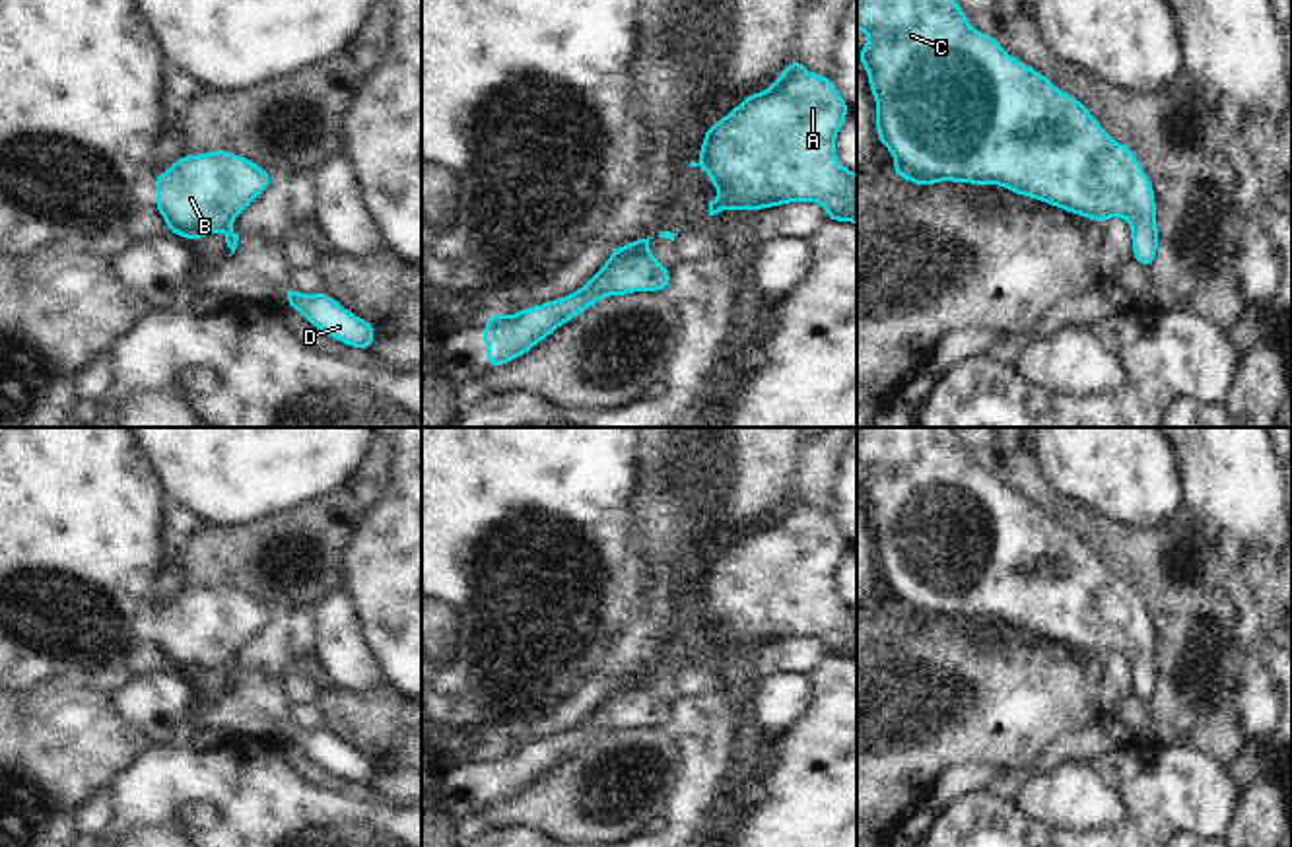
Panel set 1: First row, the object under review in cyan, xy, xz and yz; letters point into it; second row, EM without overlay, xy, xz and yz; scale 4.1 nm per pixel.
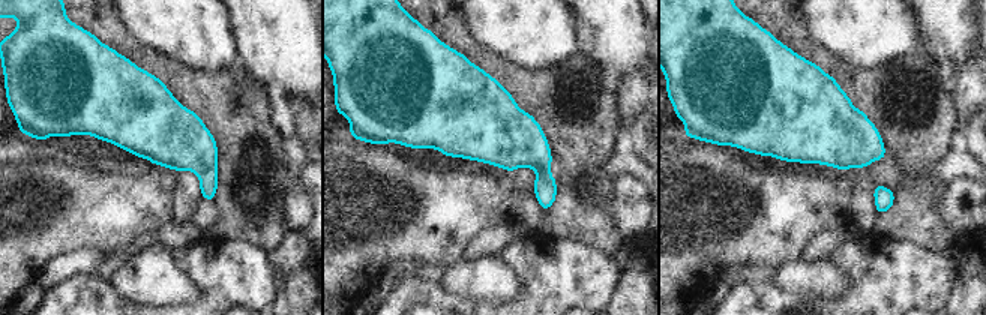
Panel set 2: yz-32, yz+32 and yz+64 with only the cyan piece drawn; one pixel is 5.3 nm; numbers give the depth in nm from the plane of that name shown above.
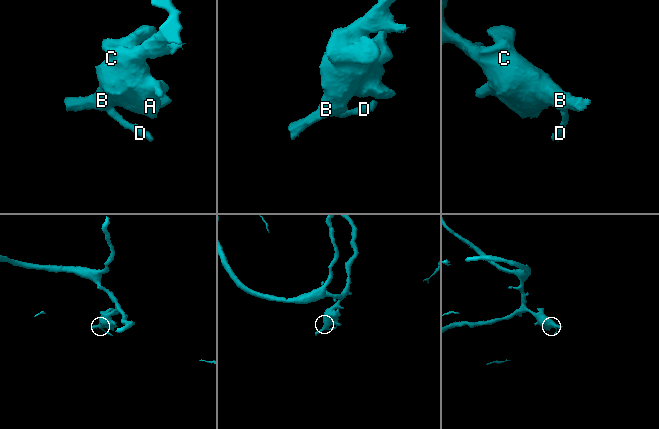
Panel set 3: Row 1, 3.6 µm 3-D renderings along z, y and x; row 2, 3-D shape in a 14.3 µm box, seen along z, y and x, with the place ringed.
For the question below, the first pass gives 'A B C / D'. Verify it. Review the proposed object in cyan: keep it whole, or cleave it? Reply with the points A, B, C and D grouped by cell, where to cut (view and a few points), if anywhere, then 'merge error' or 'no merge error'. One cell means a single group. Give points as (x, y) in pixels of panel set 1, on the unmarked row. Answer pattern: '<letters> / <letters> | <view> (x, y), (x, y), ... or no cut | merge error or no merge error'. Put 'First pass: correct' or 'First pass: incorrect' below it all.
A B C D | no cut | no merge error
First pass: incorrect

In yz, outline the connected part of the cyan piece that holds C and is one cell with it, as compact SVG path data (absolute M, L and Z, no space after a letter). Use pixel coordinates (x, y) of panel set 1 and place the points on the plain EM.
M857 427L857 464L870 472L857 493L874 530L878 577L890 585L896 612L919 622L938 616L1001 620L1098 659L1123 653L1131 661L1133 695L1152 701L1160 678L1156 631L1137 589L1115 577L1076 532L1004 488L995 472L973 464L952 427Z

